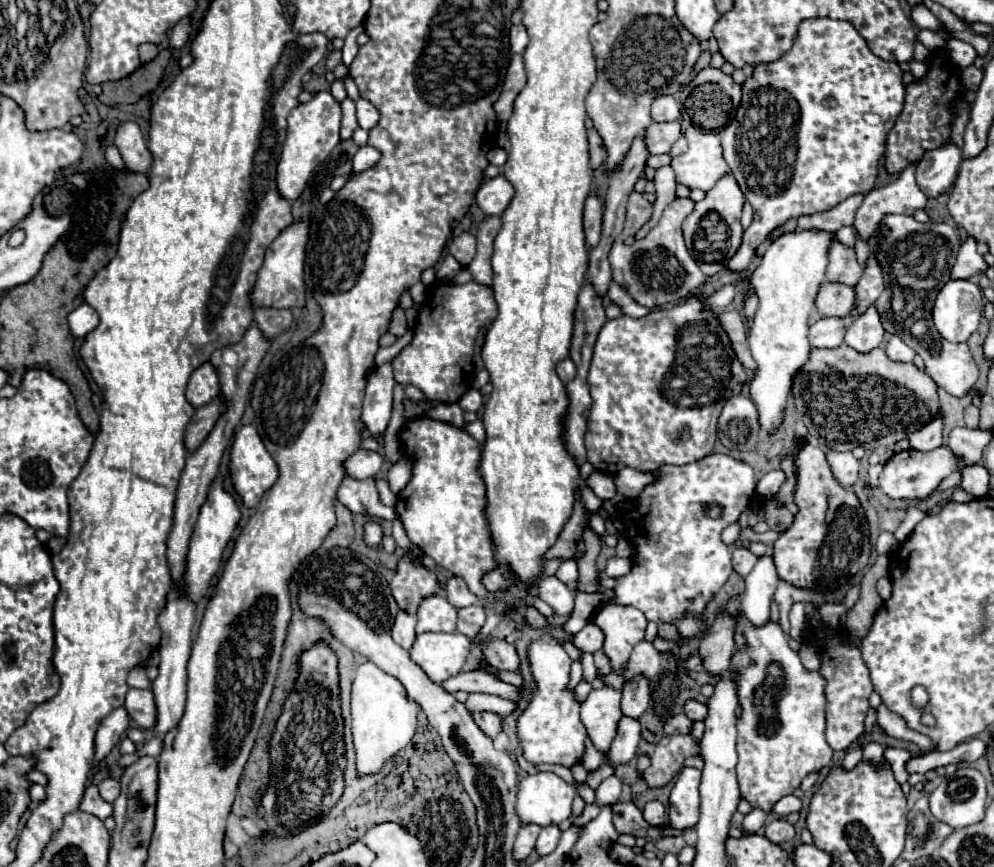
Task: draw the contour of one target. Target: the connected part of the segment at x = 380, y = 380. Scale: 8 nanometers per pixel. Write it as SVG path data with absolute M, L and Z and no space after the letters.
M386 363L386 365L376 367L368 379L364 409L362 409L362 421L374 437L382 435L390 421L392 389L394 389L392 365Z

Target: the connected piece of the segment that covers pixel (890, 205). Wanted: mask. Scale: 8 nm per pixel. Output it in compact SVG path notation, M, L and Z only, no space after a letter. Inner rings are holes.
M918 164L909 165L900 173L898 181L885 187L874 188L866 195L854 221L854 227L864 241L876 233L878 223L885 215L914 215L916 209L926 209L928 199L916 185L917 166Z

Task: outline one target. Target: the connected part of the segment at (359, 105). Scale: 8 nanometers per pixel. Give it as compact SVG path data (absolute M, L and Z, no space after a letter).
M358 99L358 101L356 101L356 117L358 117L358 125L360 125L362 129L370 131L370 129L378 123L380 113L378 113L378 109L376 109L370 101Z

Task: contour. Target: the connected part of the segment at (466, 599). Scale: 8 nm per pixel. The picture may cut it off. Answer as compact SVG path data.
M460 577L448 579L448 585L444 587L444 593L446 593L446 599L456 609L462 609L462 607L468 607L468 605L476 605L478 603L476 595L468 589L468 585L464 583L464 579L460 579Z

